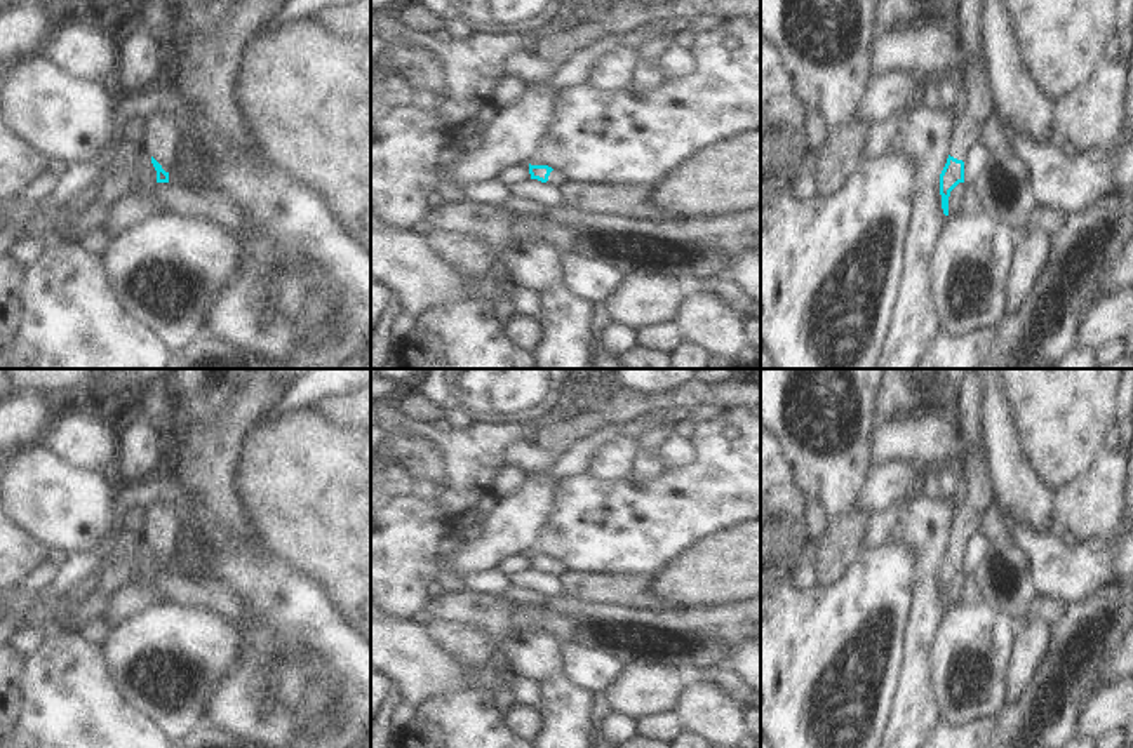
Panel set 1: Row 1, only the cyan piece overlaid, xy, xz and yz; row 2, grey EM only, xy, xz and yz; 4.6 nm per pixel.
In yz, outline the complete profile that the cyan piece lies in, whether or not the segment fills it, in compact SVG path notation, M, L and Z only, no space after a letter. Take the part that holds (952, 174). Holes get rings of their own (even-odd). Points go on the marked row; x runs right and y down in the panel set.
M957 0L954 9L955 30L969 52L969 73L966 75L968 108L954 125L950 155L940 174L940 195L945 216L949 216L950 191L959 183L964 183L968 150L980 143L983 125L997 111L982 37L983 9L983 0Z

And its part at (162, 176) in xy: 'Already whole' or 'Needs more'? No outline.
Needs more

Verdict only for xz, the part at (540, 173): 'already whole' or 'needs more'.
needs more

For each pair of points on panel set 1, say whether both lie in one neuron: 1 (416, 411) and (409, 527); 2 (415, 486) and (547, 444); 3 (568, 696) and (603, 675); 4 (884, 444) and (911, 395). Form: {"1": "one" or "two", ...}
{"1": "two", "2": "two", "3": "two", "4": "two"}

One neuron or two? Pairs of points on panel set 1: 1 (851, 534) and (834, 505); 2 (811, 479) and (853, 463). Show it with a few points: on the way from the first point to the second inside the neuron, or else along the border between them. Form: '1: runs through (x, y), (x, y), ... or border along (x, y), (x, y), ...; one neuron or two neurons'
1: border along (853, 508), (831, 519); two neurons
2: runs through (822, 470), (831, 463), (843, 463); one neuron

